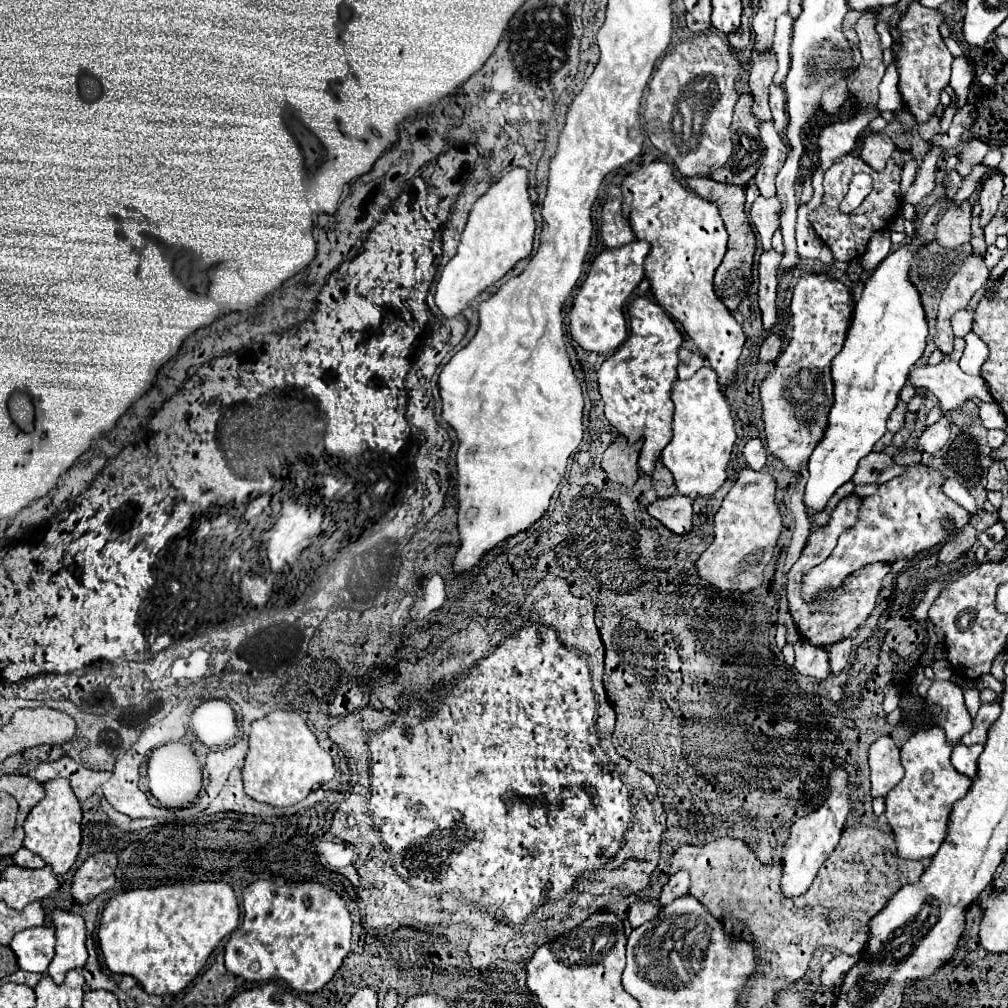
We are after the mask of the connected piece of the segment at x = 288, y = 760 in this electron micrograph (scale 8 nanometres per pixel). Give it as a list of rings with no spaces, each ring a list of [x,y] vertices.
[[[275,710],[251,724],[249,750],[243,766],[243,784],[245,792],[257,802],[273,806],[297,804],[313,790],[313,786],[329,782],[333,774],[333,758],[317,744],[315,734],[299,714]]]

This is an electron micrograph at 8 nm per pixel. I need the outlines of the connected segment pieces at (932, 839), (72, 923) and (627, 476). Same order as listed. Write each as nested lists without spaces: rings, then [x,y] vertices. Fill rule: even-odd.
[[[941,728],[915,732],[901,748],[901,764],[905,768],[903,780],[885,796],[885,816],[897,840],[901,858],[933,858],[949,834],[949,814],[953,804],[963,798],[973,780],[955,772],[951,760],[951,746]]]
[[[55,910],[51,914],[55,934],[57,934],[57,946],[55,946],[55,958],[49,964],[47,974],[57,982],[63,984],[69,970],[83,970],[89,954],[85,946],[85,920],[79,914],[61,912]]]
[[[619,436],[605,452],[603,452],[603,470],[611,482],[623,484],[623,486],[633,486],[639,478],[639,466],[637,466],[637,456],[639,456],[641,442],[635,444],[633,448],[625,444],[625,440]]]

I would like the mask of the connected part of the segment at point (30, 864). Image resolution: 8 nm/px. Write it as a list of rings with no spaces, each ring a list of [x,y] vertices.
[[[21,848],[13,854],[13,862],[17,866],[23,866],[23,868],[41,868],[45,866],[45,862],[41,860],[41,856],[37,856],[35,852],[29,852],[27,848]]]

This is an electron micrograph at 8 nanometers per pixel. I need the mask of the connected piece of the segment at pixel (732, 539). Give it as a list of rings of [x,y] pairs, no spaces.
[[[743,468],[737,482],[725,496],[719,512],[715,514],[715,540],[697,561],[697,573],[721,590],[749,592],[761,586],[763,568],[775,554],[777,540],[783,530],[781,514],[775,504],[775,480],[751,468]]]

